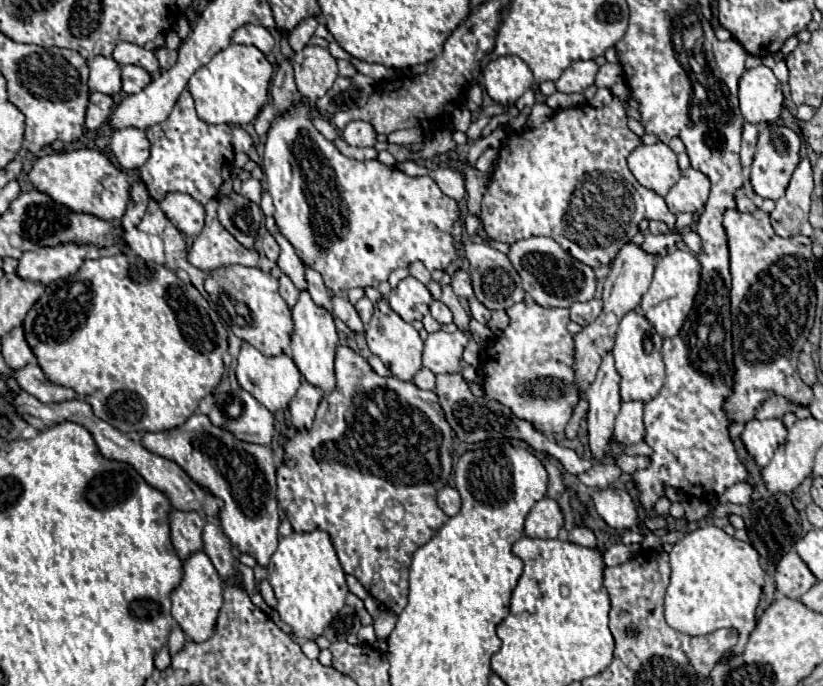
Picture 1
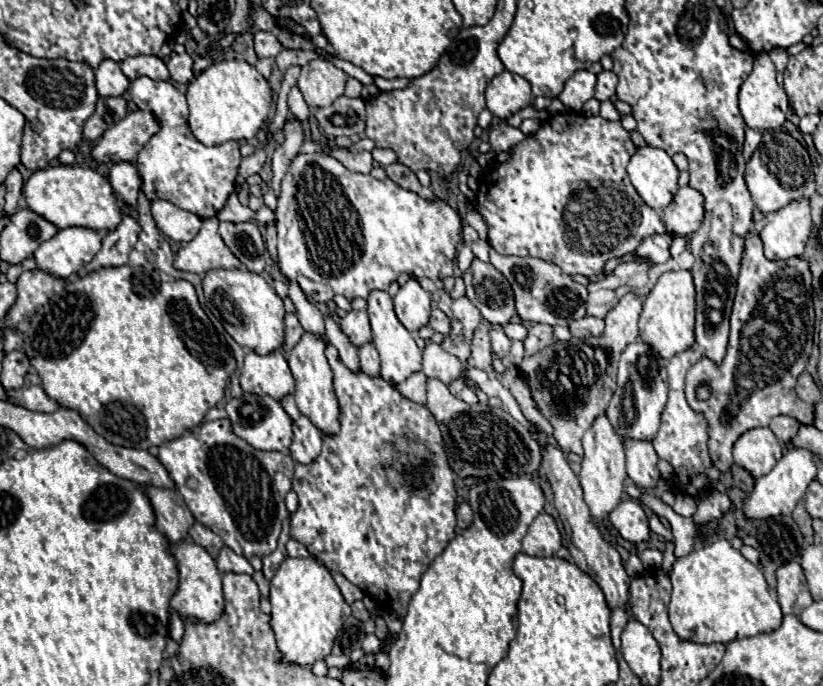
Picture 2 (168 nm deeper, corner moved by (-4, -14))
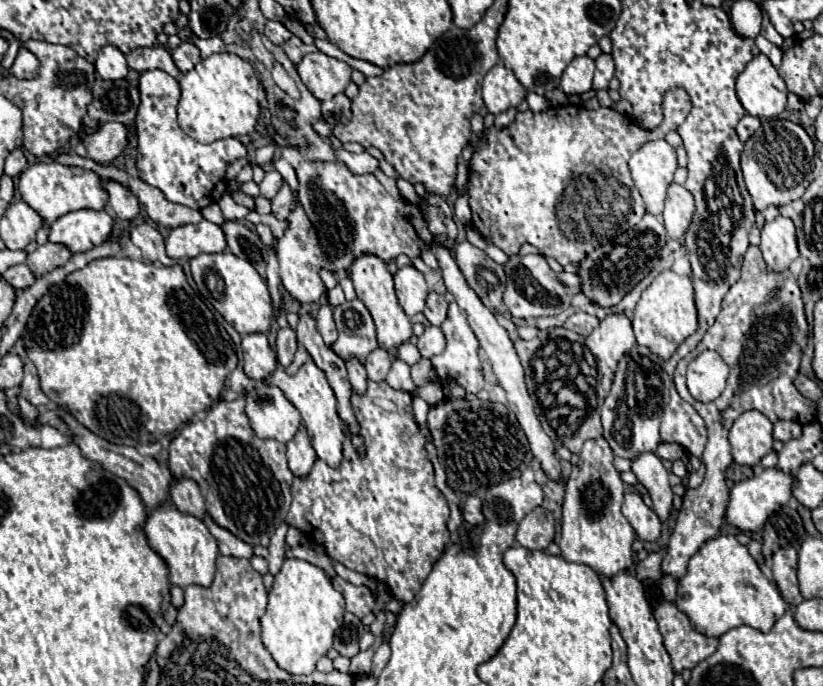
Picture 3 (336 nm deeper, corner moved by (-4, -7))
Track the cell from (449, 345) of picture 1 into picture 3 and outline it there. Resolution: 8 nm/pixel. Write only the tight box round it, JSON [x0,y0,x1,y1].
[417,327,445,357]

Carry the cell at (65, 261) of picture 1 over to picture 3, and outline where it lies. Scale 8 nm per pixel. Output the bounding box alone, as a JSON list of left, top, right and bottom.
[49,209,115,253]

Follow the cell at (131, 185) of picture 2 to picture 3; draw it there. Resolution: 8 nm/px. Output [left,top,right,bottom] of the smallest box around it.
[105,181,139,221]

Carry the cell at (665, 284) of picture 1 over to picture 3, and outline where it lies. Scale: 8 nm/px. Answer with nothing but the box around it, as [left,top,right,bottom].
[633,271,697,361]

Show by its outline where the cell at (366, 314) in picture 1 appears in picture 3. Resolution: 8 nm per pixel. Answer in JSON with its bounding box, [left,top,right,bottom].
[333,299,375,341]

